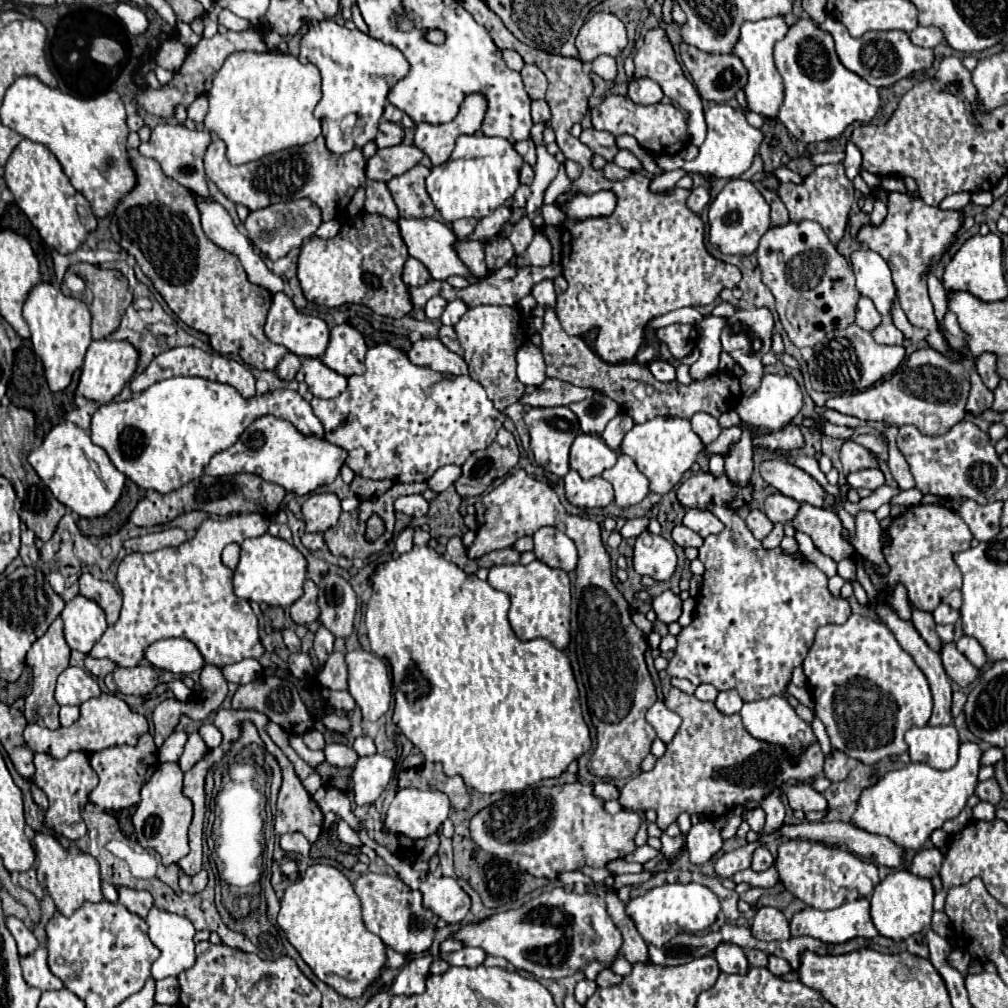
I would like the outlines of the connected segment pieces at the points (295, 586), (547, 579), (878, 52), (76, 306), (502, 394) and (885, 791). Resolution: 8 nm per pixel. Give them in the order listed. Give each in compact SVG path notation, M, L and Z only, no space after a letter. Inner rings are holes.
M272 534L248 538L242 542L242 556L234 572L234 592L238 598L268 606L292 606L302 594L306 580L306 558L292 544Z
M534 560L528 566L510 564L510 566L494 566L490 568L488 582L510 596L512 606L508 612L510 626L520 640L546 638L556 648L566 648L571 640L571 586L568 574L564 570L556 570L546 566L540 560Z
M828 16L822 24L820 24L824 30L828 30L832 36L834 36L834 42L836 42L836 52L838 52L838 58L840 62L856 72L858 76L862 76L866 82L870 82L872 86L878 86L878 88L886 88L886 86L892 86L894 82L910 76L912 72L916 70L928 70L932 66L932 60L934 60L934 54L932 50L928 48L920 48L920 46L914 46L908 38L906 32L900 32L900 30L888 30L888 32L868 32L860 38L852 38L848 34L848 28L838 22L836 18Z
M40 282L30 292L24 304L24 320L32 332L32 346L44 364L44 374L52 392L64 390L76 370L84 364L84 354L92 342L91 314L82 300L64 296L60 288Z
M474 306L454 326L458 342L464 350L470 376L478 380L494 406L504 412L510 404L524 396L526 386L516 378L516 352L526 342L524 322L518 308L512 306Z
M964 742L960 746L960 760L950 770L934 770L928 764L912 762L900 770L886 772L874 786L864 788L852 814L852 824L870 834L888 836L894 844L906 850L918 852L930 834L946 820L952 820L966 806L966 800L974 794L978 784L982 750L978 744Z

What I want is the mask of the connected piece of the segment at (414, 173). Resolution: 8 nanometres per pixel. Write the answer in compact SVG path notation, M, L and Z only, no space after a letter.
M416 164L402 176L396 176L388 182L402 218L432 218L432 214L436 212L424 186L428 174L430 170L426 166Z

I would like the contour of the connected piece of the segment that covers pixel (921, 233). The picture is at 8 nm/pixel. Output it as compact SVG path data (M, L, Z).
M890 192L886 220L878 228L866 226L858 234L860 242L868 244L868 248L878 252L888 262L894 284L898 288L896 292L898 292L902 310L906 312L910 324L916 328L926 328L930 332L926 338L928 344L934 350L948 354L950 358L954 358L950 344L938 328L932 302L928 298L928 288L924 282L926 282L926 274L932 268L932 264L938 262L942 254L948 250L948 246L954 242L954 236L960 230L960 226L962 226L962 216L958 212L948 212L948 210L940 210L934 206L926 206L922 198L912 198L912 194Z

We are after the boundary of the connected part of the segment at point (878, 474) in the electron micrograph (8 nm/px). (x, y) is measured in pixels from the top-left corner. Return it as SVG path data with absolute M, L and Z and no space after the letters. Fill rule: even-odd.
M868 468L868 470L858 470L848 476L848 484L852 488L870 488L876 490L884 486L884 474L880 468Z

